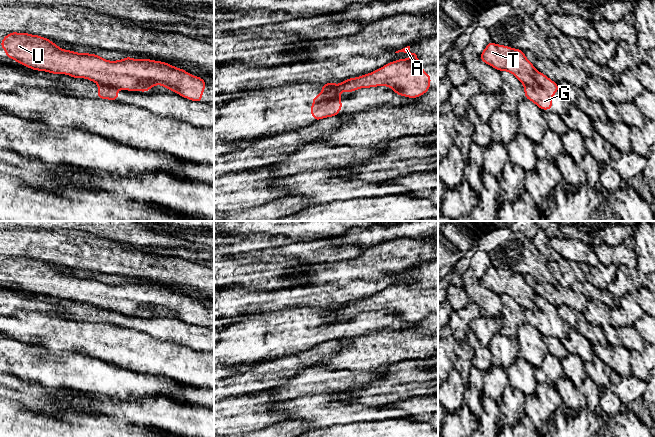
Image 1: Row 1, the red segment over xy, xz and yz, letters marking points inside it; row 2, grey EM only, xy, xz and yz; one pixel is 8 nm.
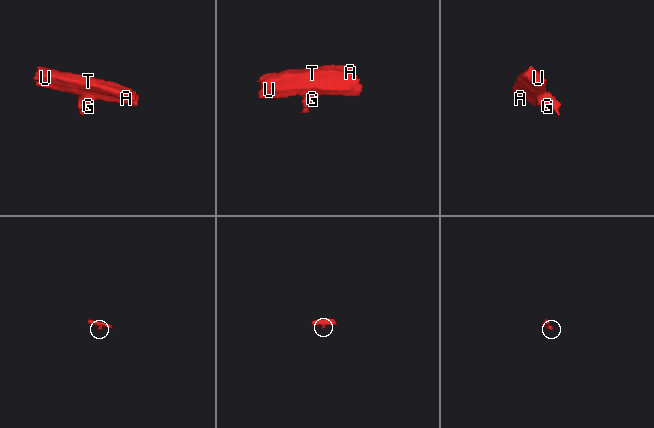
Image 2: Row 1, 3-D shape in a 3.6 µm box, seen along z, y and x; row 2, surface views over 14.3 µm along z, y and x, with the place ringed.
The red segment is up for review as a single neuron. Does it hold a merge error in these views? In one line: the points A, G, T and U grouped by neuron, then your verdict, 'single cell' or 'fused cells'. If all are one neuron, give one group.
A G T U | single cell

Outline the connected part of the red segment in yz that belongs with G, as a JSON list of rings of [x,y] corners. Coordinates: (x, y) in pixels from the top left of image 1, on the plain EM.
[[[491,265],[479,280],[482,286],[498,295],[512,297],[524,309],[526,323],[542,334],[552,333],[553,319],[559,317],[558,308],[537,295],[524,275]]]

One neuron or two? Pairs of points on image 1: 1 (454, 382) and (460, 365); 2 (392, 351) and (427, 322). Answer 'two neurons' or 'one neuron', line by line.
1: two neurons
2: one neuron

